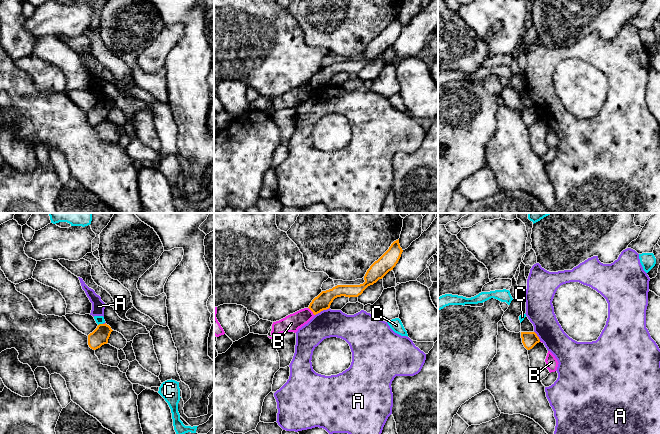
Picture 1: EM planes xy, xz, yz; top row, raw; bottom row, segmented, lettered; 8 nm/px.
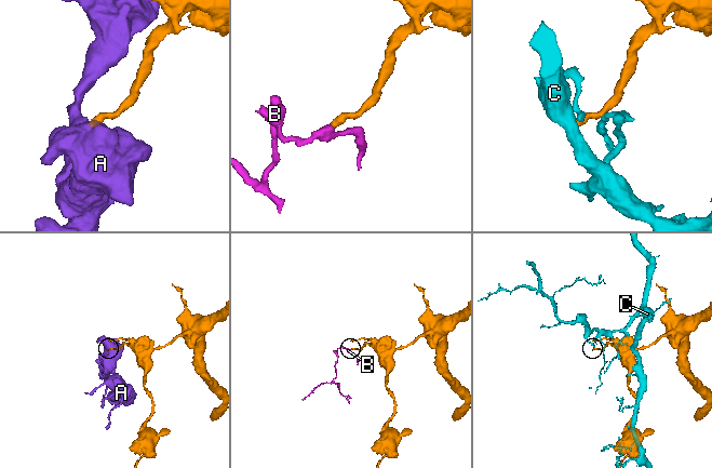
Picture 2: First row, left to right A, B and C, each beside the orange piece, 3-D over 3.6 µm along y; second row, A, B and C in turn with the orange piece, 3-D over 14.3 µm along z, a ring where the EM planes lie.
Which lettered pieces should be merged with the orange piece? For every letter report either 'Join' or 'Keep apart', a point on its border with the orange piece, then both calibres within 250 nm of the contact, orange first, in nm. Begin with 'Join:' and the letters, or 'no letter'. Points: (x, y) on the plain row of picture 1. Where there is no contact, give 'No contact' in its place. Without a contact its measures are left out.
Join: no letter
A: Keep apart. Touches orange at xz (322, 86). Thickness 130 nm (orange) against 220 nm
B: Keep apart. Touches orange at xz (311, 86). Thickness 130 nm (orange) against 140 nm
C: Keep apart. Touches orange at xy (100, 100). Thickness 140 nm (orange) against 60 nm

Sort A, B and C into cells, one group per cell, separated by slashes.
A / B / C

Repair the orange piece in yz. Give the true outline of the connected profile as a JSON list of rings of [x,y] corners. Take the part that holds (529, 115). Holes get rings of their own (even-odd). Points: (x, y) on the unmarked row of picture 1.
[[[521,108],[522,119],[527,126],[532,125],[540,118],[539,113],[535,108]]]

